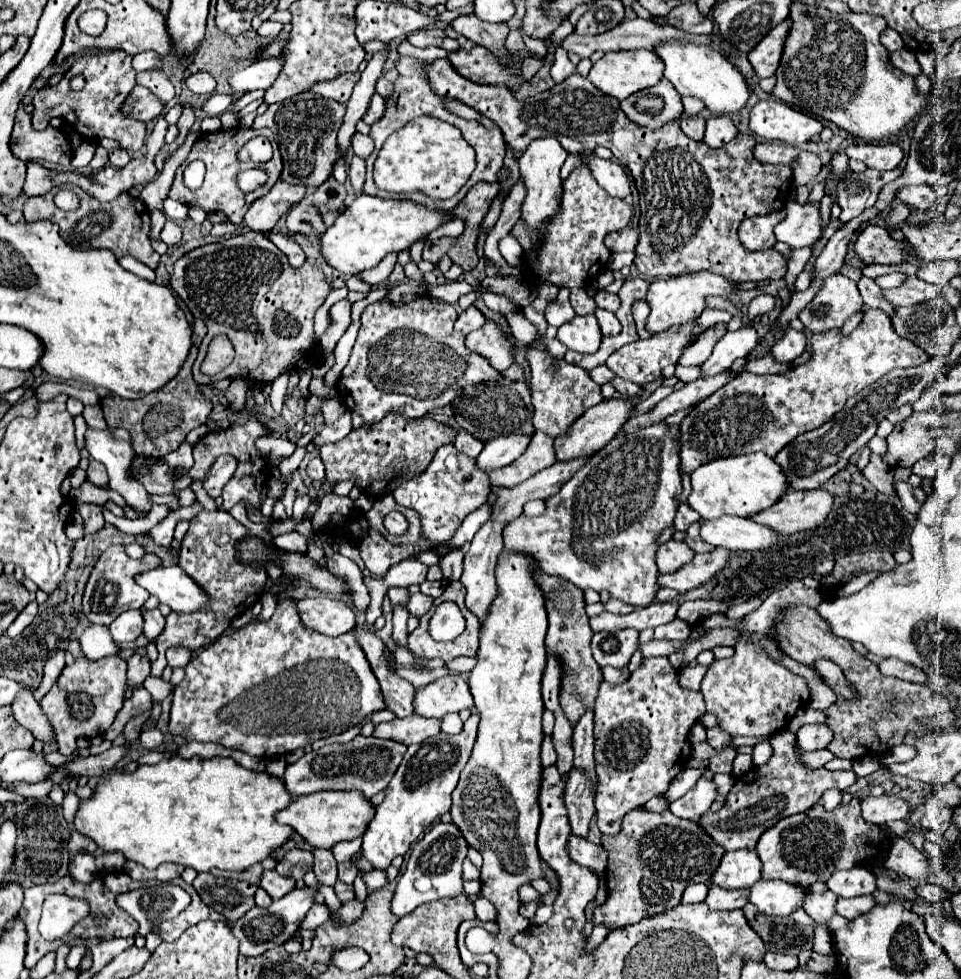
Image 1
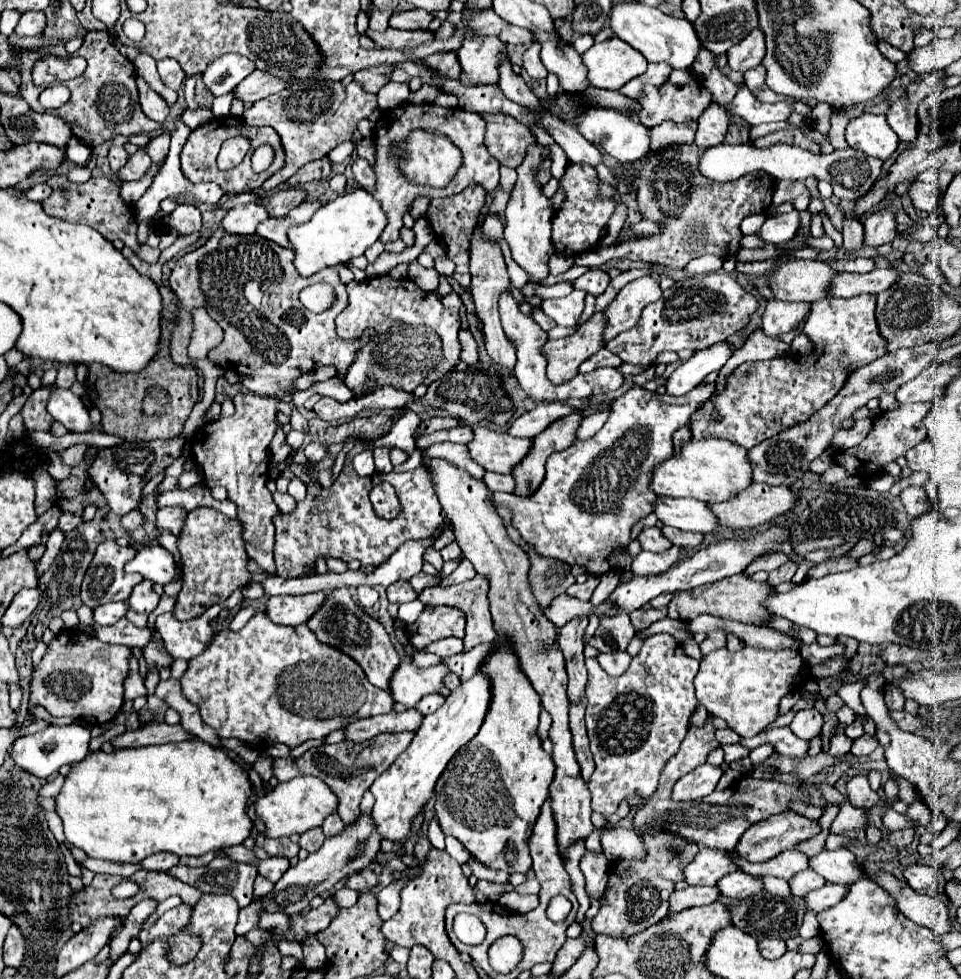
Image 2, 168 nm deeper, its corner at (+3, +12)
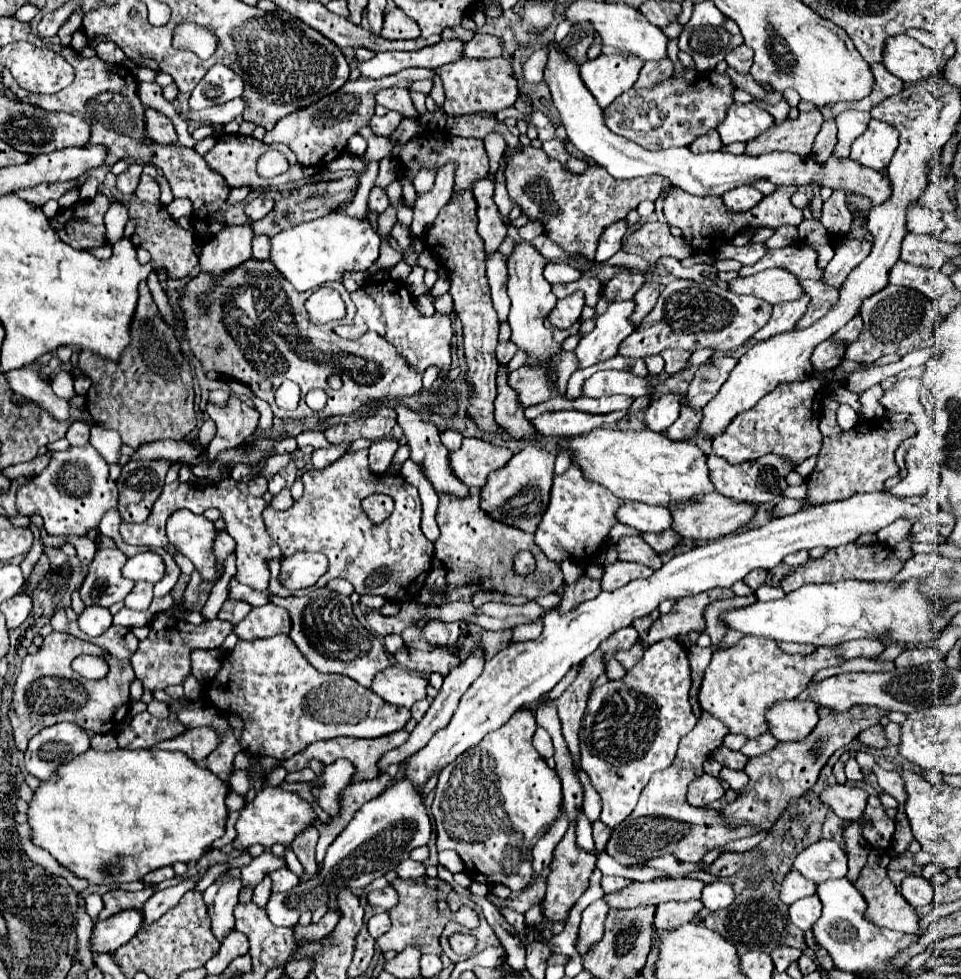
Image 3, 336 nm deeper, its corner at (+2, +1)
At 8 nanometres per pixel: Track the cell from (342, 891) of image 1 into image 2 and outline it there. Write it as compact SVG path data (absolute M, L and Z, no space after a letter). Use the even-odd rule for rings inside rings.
M363 869L361 873L355 873L355 875L349 877L347 883L345 883L345 887L355 889L355 891L359 891L359 893L371 891L371 889L375 889L377 885L379 885L379 875L375 875L371 869Z

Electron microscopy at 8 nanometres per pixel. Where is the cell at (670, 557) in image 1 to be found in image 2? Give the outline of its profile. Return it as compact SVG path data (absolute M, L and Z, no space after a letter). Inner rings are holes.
M647 527L647 529L643 529L637 539L639 539L639 543L641 543L641 547L645 551L653 551L653 553L661 553L661 551L671 547L669 541L665 541L665 537L663 537L659 527Z

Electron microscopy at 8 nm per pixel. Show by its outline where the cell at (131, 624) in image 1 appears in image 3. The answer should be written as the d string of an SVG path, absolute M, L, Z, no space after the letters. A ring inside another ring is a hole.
M88 606L80 616L78 616L78 626L82 632L88 636L100 636L112 626L112 614L108 608L102 606Z

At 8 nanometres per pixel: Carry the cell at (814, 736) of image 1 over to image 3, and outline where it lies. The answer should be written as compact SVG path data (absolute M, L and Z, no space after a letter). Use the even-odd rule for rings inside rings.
M786 700L774 704L766 718L772 736L778 740L804 740L818 724L818 706L814 702Z

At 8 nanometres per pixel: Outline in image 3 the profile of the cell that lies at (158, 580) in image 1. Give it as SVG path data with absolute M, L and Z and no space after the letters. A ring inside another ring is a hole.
M140 552L132 558L128 558L128 562L122 568L122 576L140 582L146 580L150 584L156 584L158 580L162 580L164 576L164 562L156 552Z

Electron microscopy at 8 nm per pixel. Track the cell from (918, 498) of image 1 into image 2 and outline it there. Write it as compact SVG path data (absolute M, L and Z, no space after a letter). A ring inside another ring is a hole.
M907 487L903 493L901 493L901 501L903 501L903 507L905 511L917 519L921 517L923 513L927 513L931 509L931 503L929 503L929 497L925 493L923 487Z

